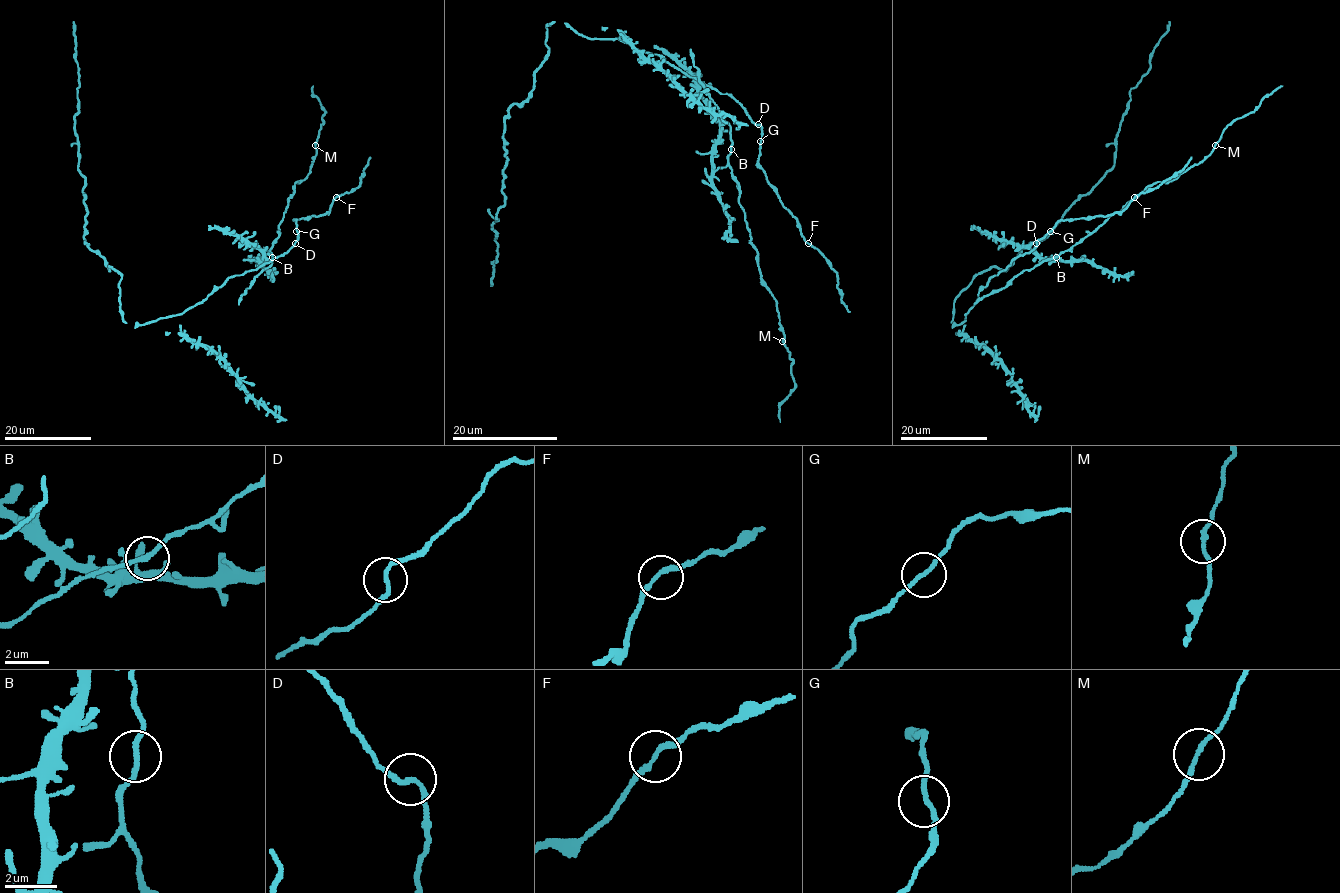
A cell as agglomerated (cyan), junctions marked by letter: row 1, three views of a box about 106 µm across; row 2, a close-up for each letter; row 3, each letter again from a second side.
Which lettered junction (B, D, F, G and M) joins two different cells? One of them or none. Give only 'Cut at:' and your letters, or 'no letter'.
Cut at: no letter

